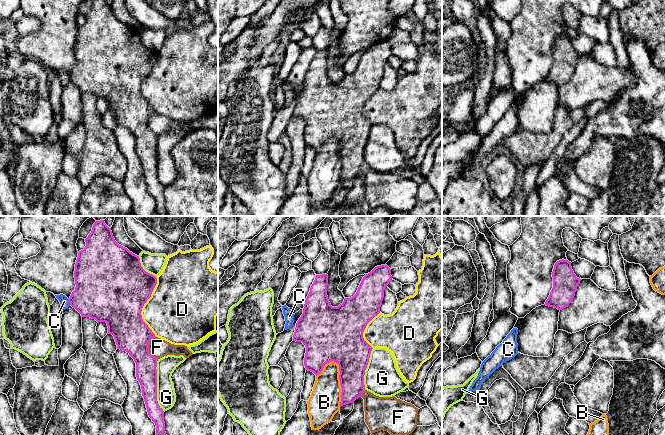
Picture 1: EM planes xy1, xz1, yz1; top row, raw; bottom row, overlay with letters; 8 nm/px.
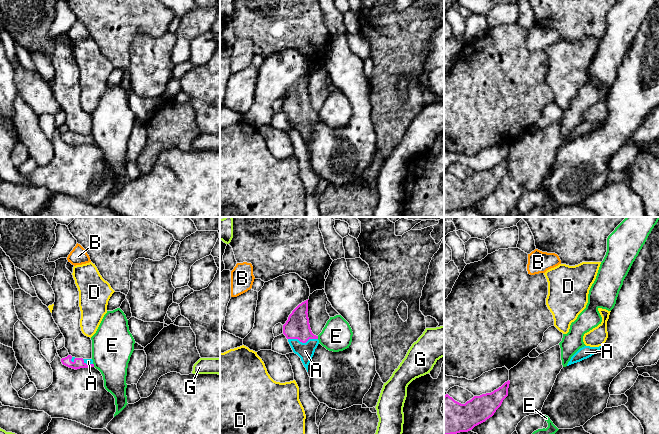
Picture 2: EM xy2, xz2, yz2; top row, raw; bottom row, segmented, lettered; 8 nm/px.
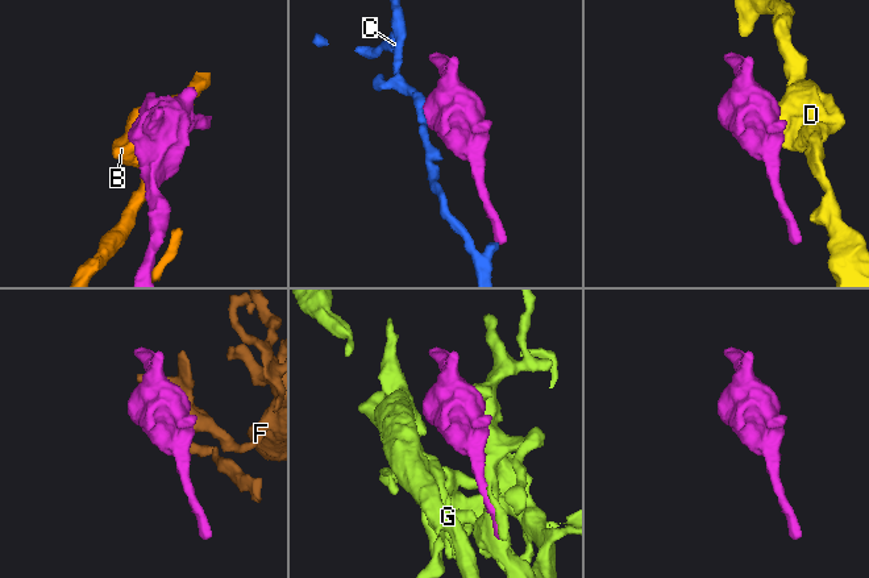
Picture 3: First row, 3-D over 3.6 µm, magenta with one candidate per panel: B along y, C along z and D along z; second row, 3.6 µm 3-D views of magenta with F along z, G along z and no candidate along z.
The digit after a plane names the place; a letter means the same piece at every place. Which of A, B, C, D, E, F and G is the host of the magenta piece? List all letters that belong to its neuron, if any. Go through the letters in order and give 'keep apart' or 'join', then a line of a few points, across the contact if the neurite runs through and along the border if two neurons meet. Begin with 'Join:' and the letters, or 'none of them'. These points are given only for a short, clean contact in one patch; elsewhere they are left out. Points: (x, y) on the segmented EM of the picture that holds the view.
Join: A
A: join; line xz2 (297, 326), (297, 331), (303, 342), (305, 351)
B: keep apart
C: keep apart; line xy1 (68, 299), (70, 304)
D: keep apart
E: keep apart; line xy2 (93, 363), (94, 366)
F: keep apart
G: keep apart

